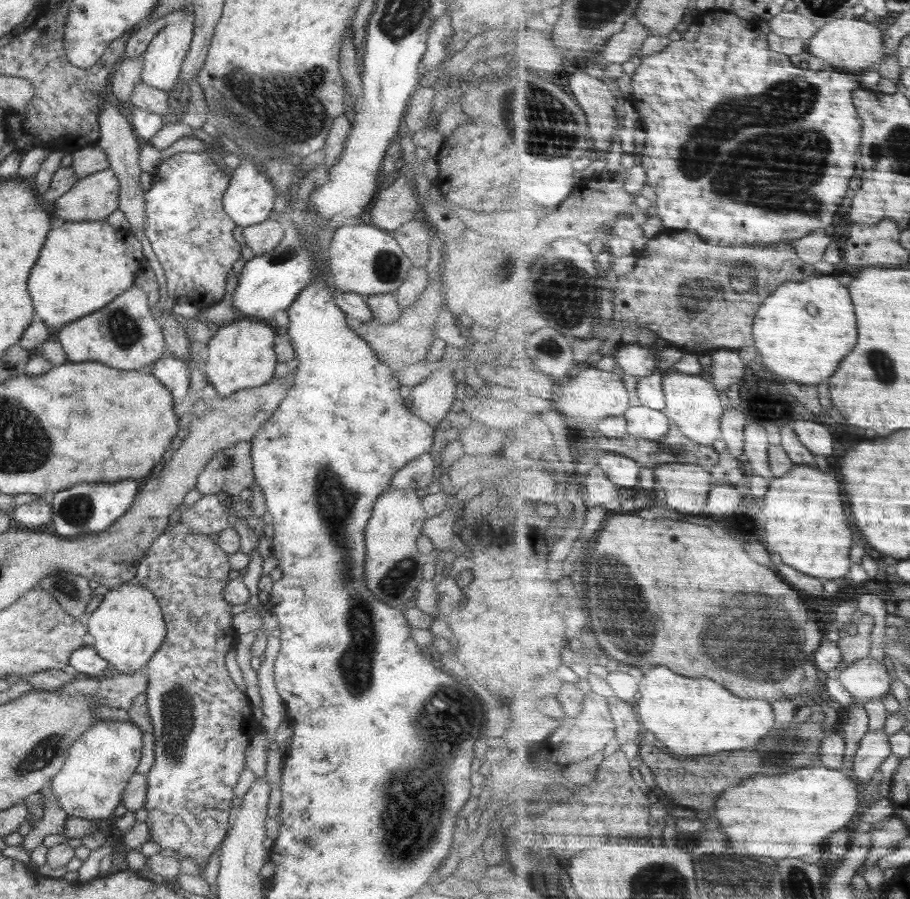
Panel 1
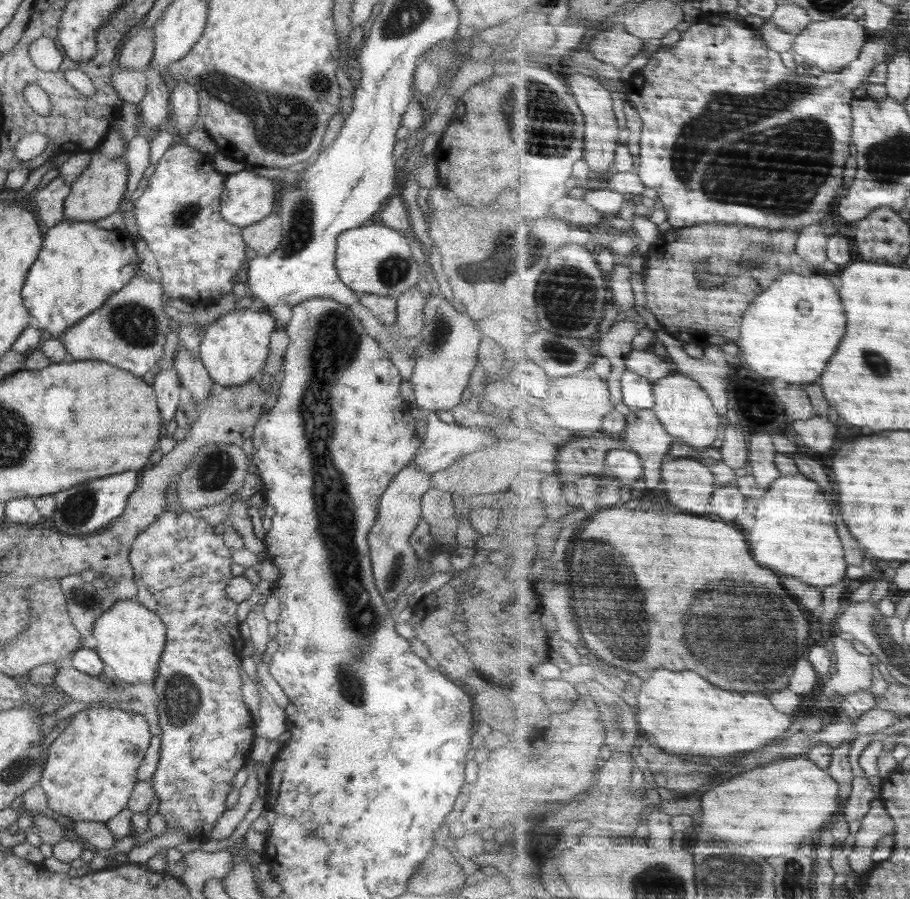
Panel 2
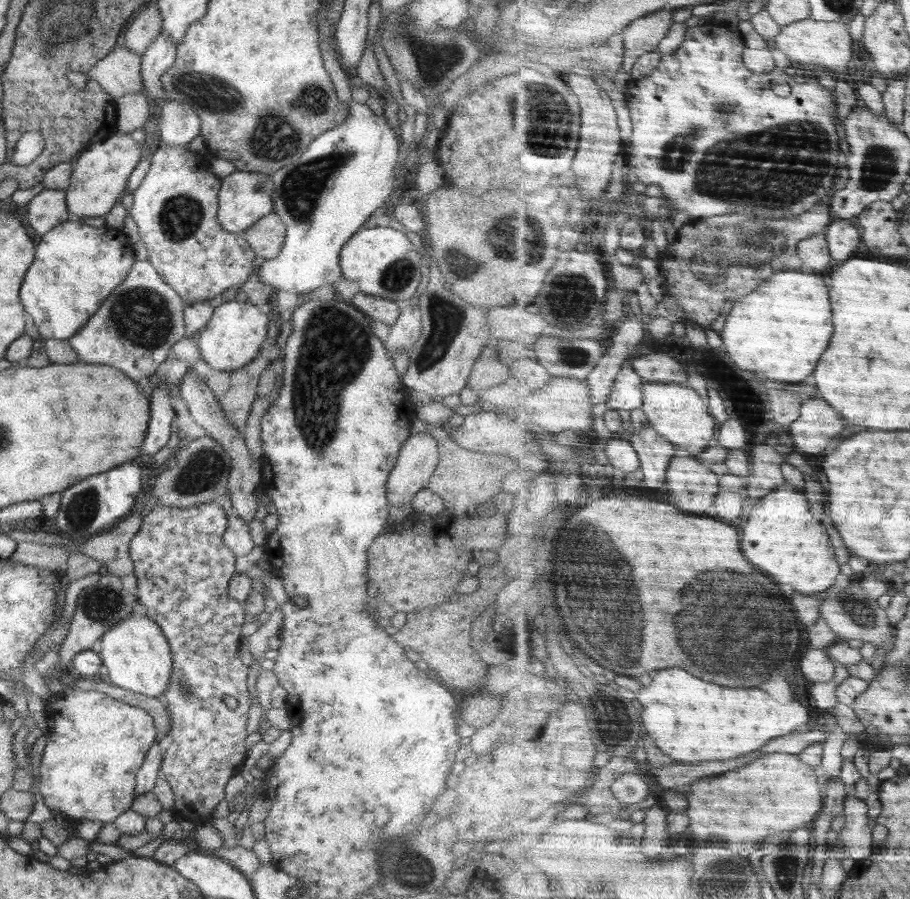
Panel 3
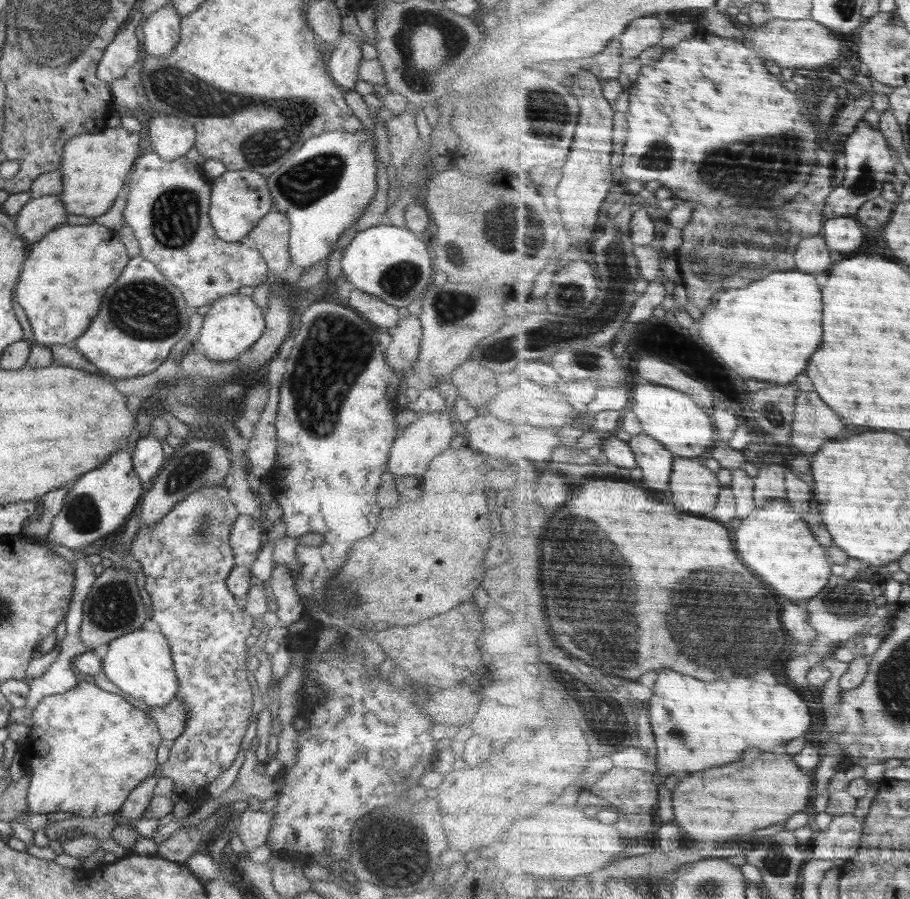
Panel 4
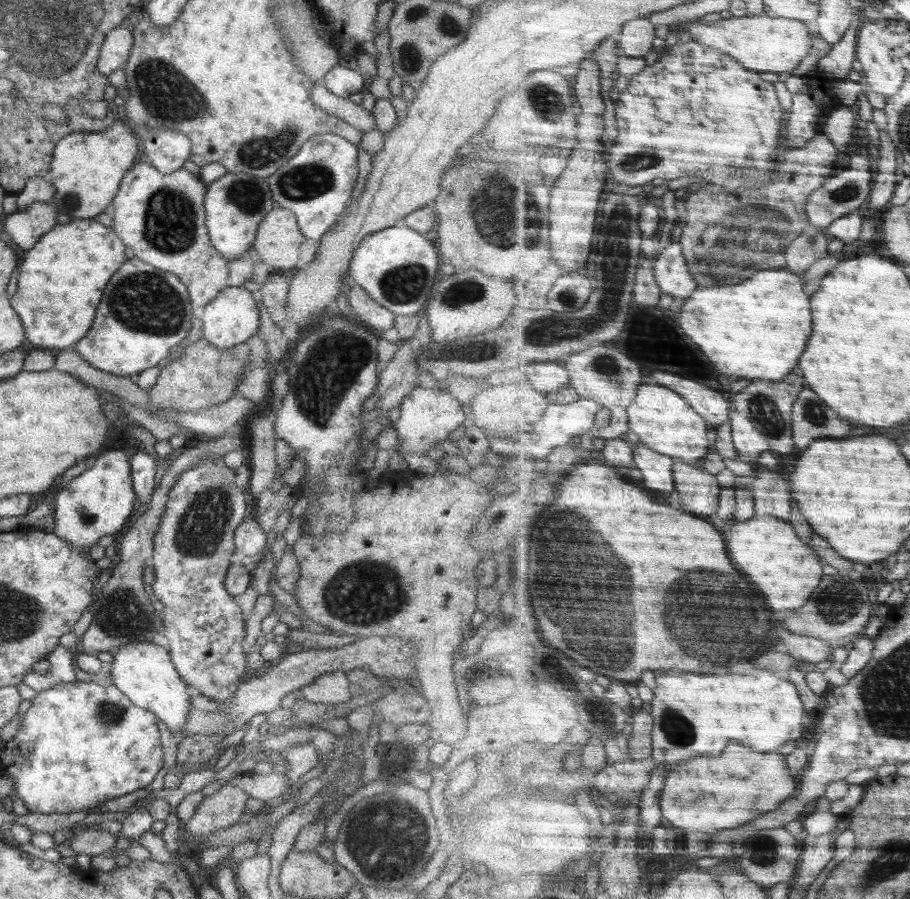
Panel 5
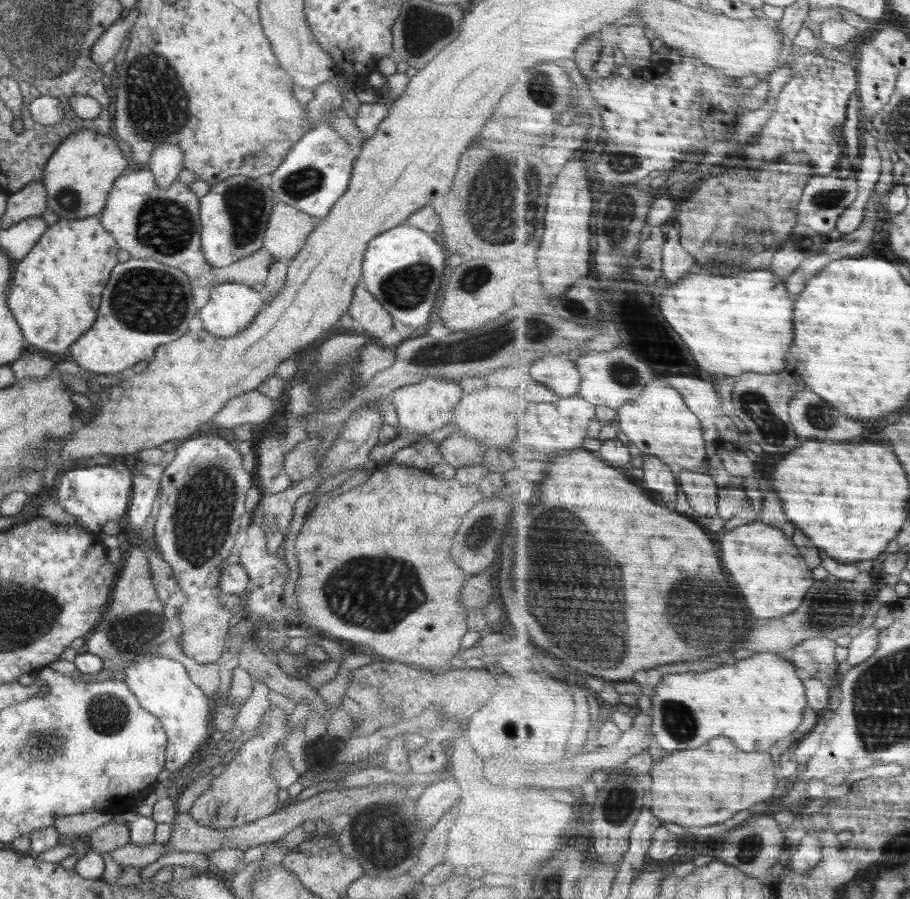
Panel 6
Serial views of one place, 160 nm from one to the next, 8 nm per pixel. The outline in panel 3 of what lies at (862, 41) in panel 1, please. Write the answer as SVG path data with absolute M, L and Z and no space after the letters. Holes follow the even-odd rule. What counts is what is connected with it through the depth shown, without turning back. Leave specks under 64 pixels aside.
M813 17L782 28L782 34L775 40L775 47L779 48L797 65L804 63L823 66L834 70L842 76L848 73L850 62L854 60L854 38L850 26L843 22L824 22L814 20Z

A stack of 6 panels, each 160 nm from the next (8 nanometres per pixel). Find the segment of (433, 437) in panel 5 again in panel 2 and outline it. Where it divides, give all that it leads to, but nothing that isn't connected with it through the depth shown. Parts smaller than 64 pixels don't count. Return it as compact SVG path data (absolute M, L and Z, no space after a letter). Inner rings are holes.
M413 459L404 470L393 475L387 490L380 498L377 517L374 526L368 532L367 541L375 585L387 603L397 600L417 576L419 560L412 548L410 535L423 517L421 499L431 487L431 475L421 470L420 466L416 466Z

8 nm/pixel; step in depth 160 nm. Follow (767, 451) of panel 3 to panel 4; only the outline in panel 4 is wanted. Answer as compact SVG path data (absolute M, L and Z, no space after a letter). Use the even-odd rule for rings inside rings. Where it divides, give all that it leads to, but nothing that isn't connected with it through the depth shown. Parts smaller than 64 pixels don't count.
M776 463L760 468L755 478L755 501L758 508L766 506L772 499L788 499L786 490L788 469Z

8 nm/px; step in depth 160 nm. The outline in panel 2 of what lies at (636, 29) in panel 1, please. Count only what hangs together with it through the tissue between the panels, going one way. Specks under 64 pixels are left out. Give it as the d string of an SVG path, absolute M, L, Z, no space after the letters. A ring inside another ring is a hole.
M620 23L613 30L602 32L594 44L592 52L602 61L613 64L619 69L628 66L632 58L641 54L646 46L646 39L630 34L626 30L626 25Z

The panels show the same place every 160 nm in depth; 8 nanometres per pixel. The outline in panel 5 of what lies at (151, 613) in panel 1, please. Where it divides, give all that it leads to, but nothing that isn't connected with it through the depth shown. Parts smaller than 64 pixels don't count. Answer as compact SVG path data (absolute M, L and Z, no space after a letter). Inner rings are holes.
M136 641L119 646L113 655L114 660L109 665L109 673L111 674L113 685L117 686L126 698L128 698L135 706L152 712L157 718L162 720L177 743L186 740L188 735L184 733L184 724L186 724L186 716L188 716L188 712L190 712L191 689L178 674L176 667L171 661L169 651L152 641Z

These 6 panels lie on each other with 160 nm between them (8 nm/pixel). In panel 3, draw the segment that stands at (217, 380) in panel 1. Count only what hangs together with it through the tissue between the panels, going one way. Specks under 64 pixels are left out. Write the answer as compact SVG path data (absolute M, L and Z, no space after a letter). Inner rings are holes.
M225 301L214 309L206 326L197 329L195 339L198 349L200 349L201 359L206 361L208 366L220 370L224 374L248 365L258 357L258 353L267 339L267 330L271 323L273 321L269 316L248 301Z

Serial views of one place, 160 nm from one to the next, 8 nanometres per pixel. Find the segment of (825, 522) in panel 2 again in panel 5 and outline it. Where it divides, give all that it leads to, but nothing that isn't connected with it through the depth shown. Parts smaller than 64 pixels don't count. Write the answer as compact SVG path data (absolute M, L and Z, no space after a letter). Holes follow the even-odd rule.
M757 516L746 522L736 522L730 550L734 552L732 558L736 564L760 584L764 594L768 596L770 592L770 608L782 610L784 614L801 609L810 602L810 596L817 592L824 580L824 566L820 564L816 550L798 536L794 524L776 516Z

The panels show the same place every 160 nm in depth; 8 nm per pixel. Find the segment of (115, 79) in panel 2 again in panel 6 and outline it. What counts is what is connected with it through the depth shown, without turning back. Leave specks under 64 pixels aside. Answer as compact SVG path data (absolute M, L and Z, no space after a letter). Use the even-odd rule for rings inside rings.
M138 1L132 10L125 13L98 37L98 40L92 45L90 58L100 66L110 62L120 50L120 46L124 44L126 35L136 23L137 17Z

